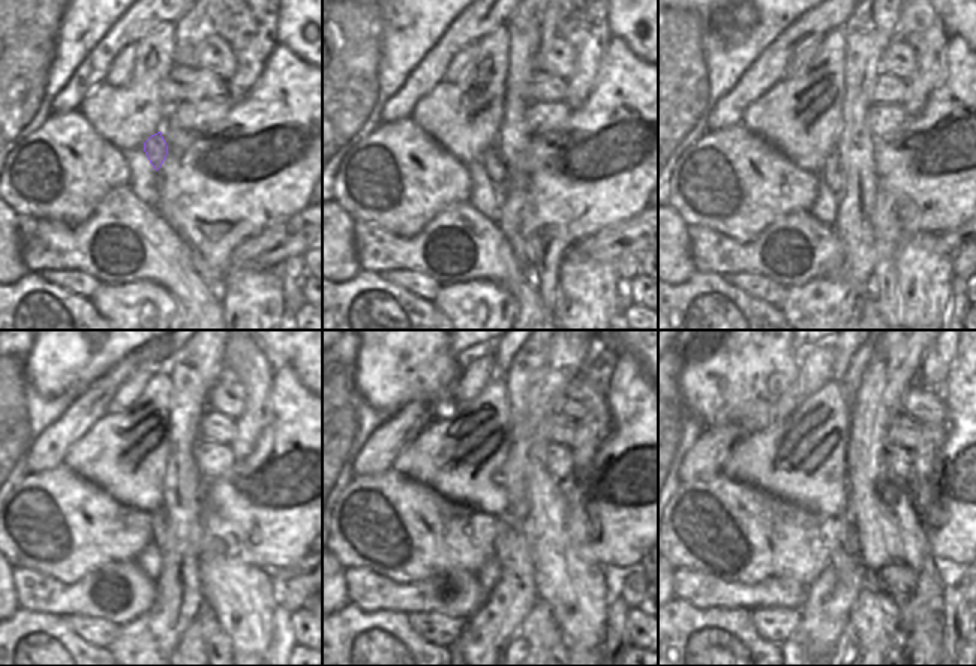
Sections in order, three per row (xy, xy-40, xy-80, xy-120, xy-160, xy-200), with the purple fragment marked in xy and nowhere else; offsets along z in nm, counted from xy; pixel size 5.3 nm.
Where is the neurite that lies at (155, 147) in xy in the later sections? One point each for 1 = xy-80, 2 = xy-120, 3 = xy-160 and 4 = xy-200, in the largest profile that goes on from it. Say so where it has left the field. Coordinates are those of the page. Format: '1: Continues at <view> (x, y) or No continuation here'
1: Continues at xy-80 (832, 174)
2: Continues at xy-120 (159, 518)
3: Continues at xy-160 (504, 540)
4: Continues at xy-200 (850, 572)

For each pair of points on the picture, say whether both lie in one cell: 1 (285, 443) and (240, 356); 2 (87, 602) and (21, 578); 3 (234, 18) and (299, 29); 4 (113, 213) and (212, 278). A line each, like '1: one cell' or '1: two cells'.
1: two cells
2: one cell
3: two cells
4: two cells

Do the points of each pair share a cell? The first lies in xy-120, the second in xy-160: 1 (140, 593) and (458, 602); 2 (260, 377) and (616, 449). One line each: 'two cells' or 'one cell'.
1: one cell
2: two cells

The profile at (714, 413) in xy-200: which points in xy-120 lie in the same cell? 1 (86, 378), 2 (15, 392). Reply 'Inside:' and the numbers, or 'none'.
Inside: none

